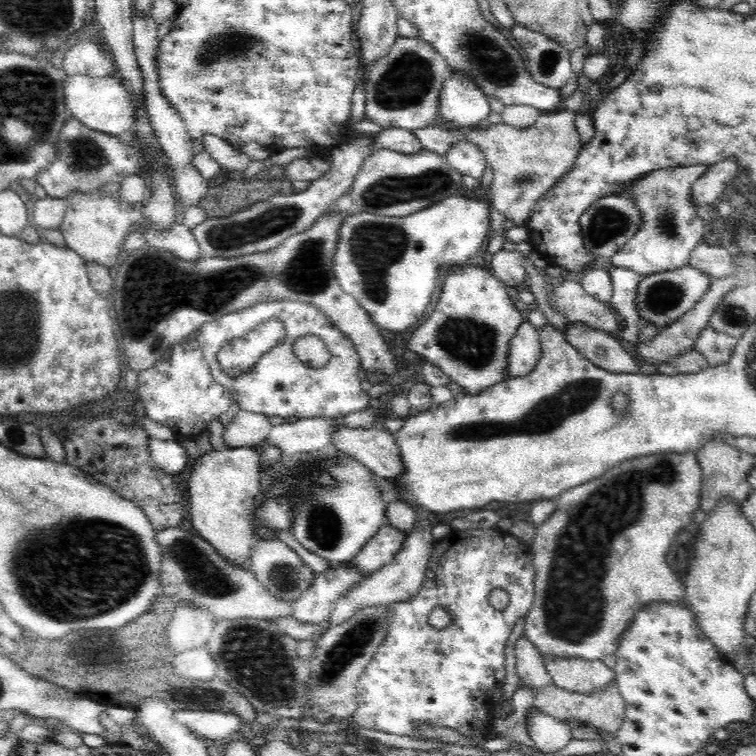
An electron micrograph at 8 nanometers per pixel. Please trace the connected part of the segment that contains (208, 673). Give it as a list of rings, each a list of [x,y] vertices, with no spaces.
[[[207,646],[178,653],[173,661],[173,670],[179,678],[200,681],[217,678],[217,665]]]

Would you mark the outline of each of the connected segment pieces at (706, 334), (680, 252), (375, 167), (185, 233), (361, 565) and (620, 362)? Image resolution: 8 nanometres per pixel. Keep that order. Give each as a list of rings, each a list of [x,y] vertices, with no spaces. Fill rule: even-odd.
[[[709,326],[701,331],[694,344],[694,350],[702,353],[708,361],[708,366],[725,365],[733,354],[737,339],[726,333],[710,329]]]
[[[684,166],[654,170],[627,185],[625,192],[618,196],[628,198],[640,208],[643,224],[635,238],[611,256],[613,266],[632,270],[644,277],[690,264],[692,250],[710,238],[709,226],[695,212],[696,204],[692,195],[692,186],[704,175],[706,167]]]
[[[386,148],[374,149],[349,191],[354,214],[373,213],[387,217],[405,217],[434,206],[444,198],[462,193],[465,193],[463,175],[450,167],[445,154],[436,154],[425,148],[416,154],[404,154]]]
[[[174,223],[168,232],[159,232],[146,224],[140,225],[137,229],[140,228],[146,229],[144,240],[147,247],[171,252],[175,257],[185,261],[197,261],[204,257],[200,254],[192,230],[183,224]]]
[[[392,525],[381,526],[366,542],[364,548],[352,558],[354,567],[366,574],[384,568],[386,564],[392,563],[396,554],[400,552],[406,537],[404,531]]]
[[[575,322],[566,326],[564,337],[590,362],[612,373],[639,373],[640,366],[634,355],[621,347],[618,340],[607,332],[588,323]]]

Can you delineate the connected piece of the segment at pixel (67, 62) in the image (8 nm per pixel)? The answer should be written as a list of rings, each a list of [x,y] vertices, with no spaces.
[[[79,40],[71,46],[65,53],[60,69],[66,77],[87,74],[100,78],[116,73],[112,55],[102,51],[98,44],[90,40]]]

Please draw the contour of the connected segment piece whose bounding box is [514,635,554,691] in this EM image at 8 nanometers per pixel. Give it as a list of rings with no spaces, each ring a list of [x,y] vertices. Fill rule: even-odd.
[[[521,635],[514,644],[514,649],[516,650],[516,674],[520,677],[520,687],[538,691],[554,685],[544,667],[544,658],[534,644]]]

